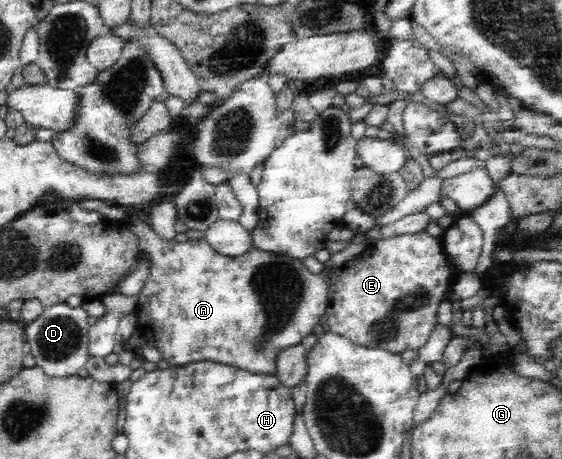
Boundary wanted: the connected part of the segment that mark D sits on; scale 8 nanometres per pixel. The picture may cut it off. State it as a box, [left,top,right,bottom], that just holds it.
[26,301,92,378]

